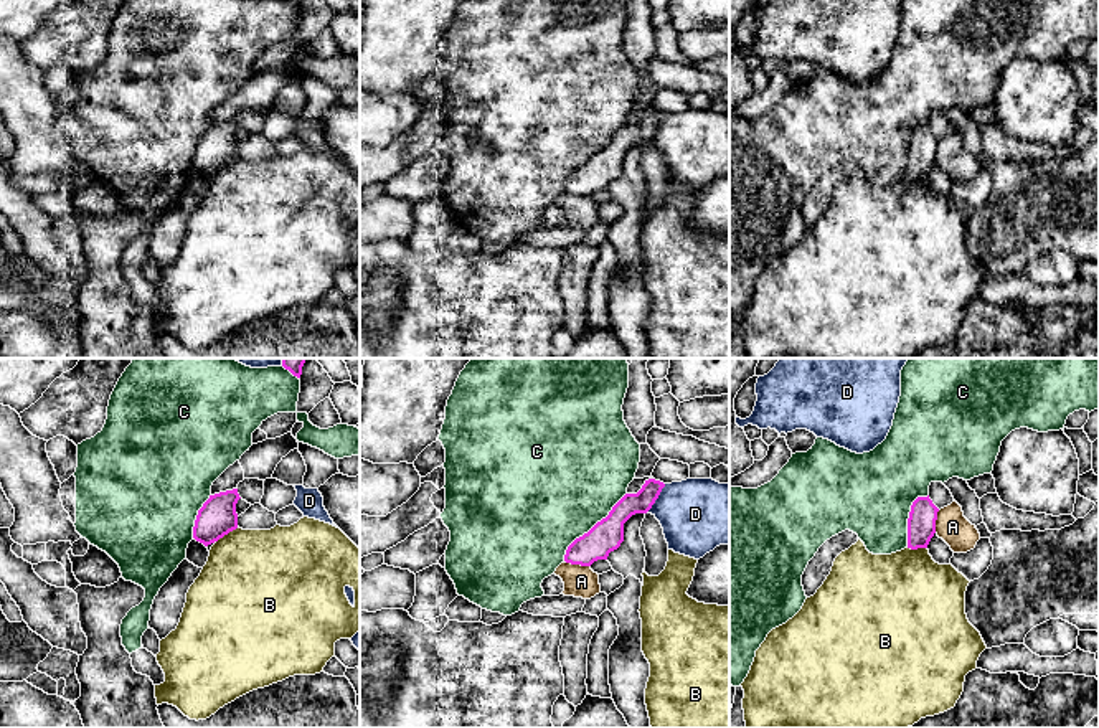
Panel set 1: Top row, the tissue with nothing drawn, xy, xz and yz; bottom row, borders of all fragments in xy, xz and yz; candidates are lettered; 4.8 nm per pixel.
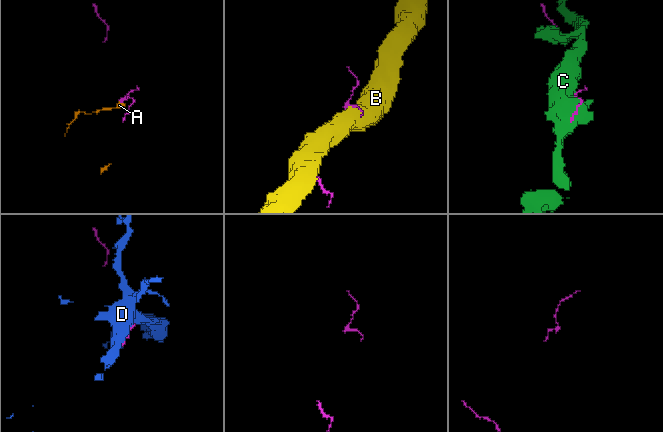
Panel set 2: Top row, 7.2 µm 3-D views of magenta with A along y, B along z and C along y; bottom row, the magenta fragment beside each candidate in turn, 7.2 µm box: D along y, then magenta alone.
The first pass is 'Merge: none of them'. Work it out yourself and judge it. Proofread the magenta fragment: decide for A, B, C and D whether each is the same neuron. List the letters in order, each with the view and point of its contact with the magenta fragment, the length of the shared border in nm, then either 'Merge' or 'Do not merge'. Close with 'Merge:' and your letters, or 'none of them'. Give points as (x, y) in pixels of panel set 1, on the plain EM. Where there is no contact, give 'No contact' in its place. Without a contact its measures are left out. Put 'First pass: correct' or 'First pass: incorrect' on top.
First pass: correct
A: Touches magenta at xz (578, 193). Shared border 130 nm. Do not merge
B: Touches magenta at xy (226, 164). Shared border 130 nm. Do not merge
C: Touches magenta at xz (593, 157). Shared border 460 nm. Do not merge
D: Touches magenta at xz (657, 127). Shared border 170 nm. Do not merge
Merge: none of them

